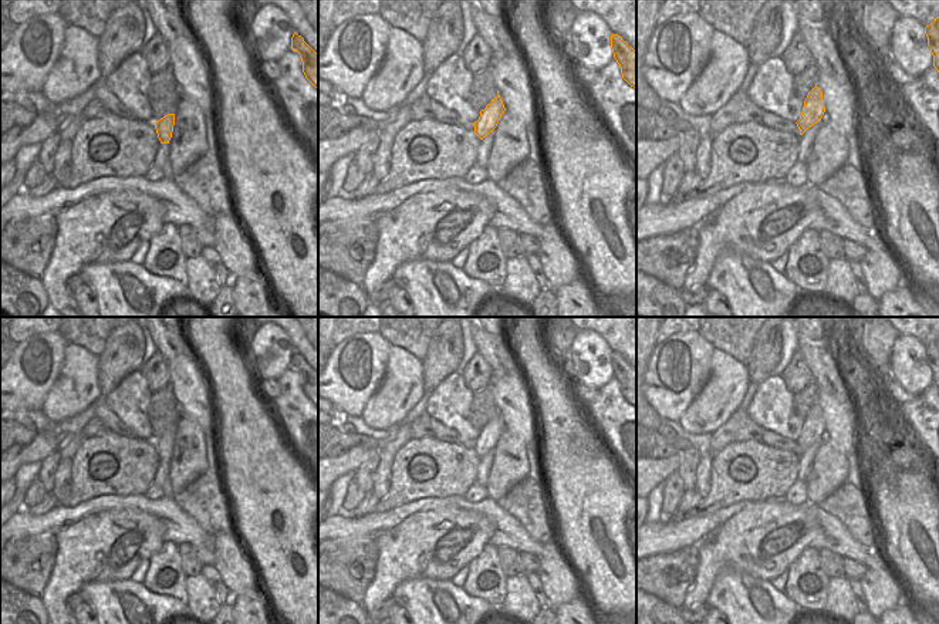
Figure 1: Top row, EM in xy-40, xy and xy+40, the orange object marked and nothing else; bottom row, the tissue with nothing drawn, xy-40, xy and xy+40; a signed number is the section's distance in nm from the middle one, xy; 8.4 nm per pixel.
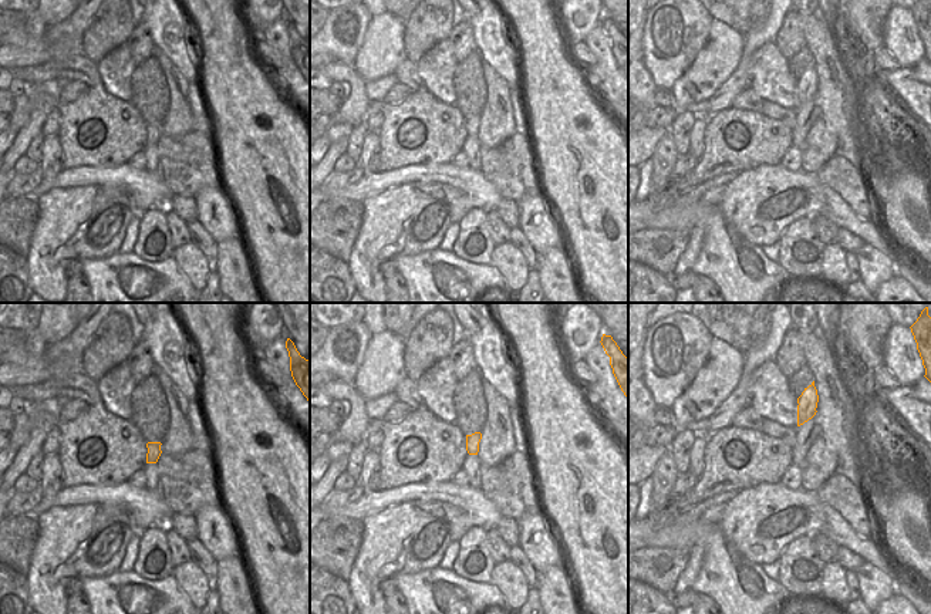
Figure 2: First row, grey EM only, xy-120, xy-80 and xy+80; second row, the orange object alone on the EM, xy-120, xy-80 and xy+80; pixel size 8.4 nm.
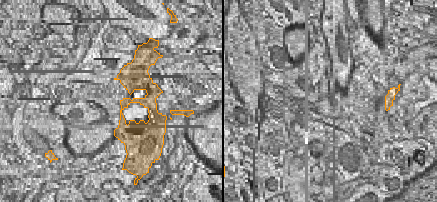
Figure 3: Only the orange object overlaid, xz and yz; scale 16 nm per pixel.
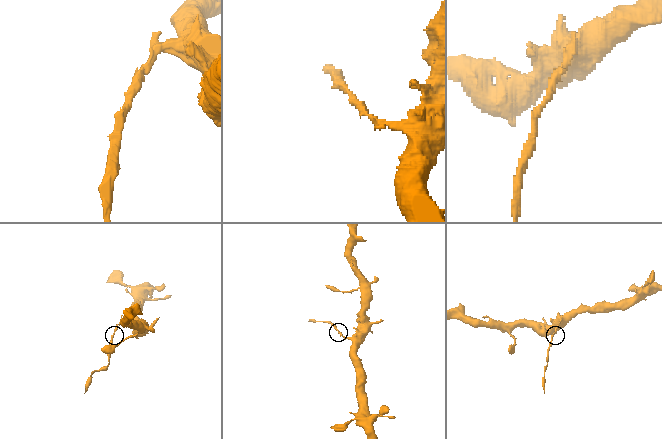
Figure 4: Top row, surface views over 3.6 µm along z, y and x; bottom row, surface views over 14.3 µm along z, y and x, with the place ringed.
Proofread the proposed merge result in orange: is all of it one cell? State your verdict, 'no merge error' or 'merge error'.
merge error

